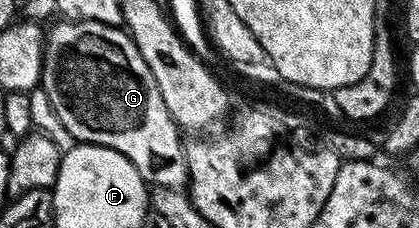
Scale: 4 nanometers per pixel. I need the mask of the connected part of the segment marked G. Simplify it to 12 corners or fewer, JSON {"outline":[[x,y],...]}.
{"outline":[[60,18],[40,84],[73,141],[149,186],[188,158],[123,27]]}

